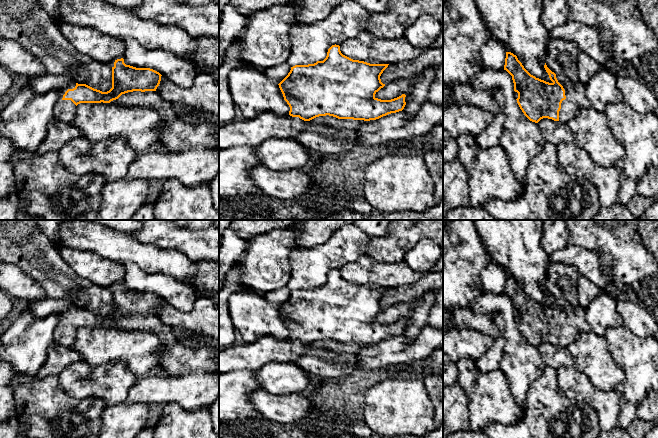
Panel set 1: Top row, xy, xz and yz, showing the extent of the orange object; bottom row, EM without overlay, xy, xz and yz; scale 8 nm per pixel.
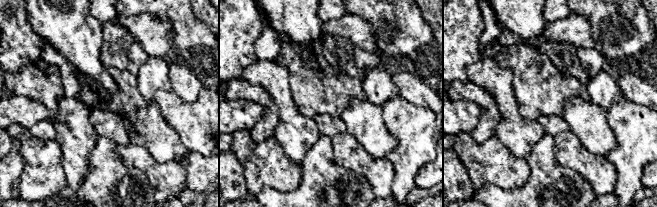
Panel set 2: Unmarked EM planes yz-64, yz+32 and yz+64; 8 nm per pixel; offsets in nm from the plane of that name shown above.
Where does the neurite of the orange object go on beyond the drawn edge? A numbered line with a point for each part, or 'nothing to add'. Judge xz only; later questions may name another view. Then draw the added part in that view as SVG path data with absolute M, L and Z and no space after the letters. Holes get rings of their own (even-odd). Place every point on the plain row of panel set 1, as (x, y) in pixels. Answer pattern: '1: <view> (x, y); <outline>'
1: xz (252, 356); M264 336L242 346L219 349L219 374L244 369L254 372L271 361L297 363L304 353L305 347L299 341Z

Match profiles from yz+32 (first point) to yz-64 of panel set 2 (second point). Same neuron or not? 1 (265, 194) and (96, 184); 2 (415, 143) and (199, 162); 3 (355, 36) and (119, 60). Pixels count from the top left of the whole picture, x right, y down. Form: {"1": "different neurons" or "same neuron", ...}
{"1": "same neuron", "2": "different neurons", "3": "different neurons"}

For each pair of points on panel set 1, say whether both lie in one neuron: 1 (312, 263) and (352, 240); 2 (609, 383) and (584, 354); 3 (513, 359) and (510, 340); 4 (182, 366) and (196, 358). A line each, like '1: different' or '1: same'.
1: same
2: same
3: same
4: same

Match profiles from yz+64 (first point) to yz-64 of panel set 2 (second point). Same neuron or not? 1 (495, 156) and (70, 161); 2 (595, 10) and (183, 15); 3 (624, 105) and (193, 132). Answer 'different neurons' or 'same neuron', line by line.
1: different neurons
2: same neuron
3: same neuron

